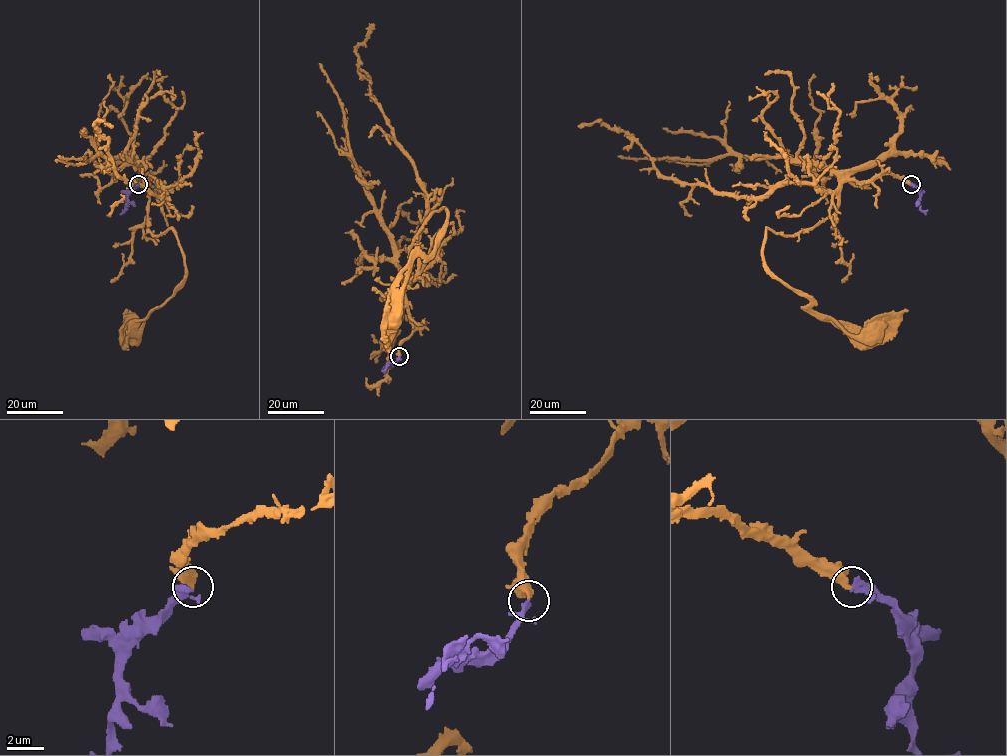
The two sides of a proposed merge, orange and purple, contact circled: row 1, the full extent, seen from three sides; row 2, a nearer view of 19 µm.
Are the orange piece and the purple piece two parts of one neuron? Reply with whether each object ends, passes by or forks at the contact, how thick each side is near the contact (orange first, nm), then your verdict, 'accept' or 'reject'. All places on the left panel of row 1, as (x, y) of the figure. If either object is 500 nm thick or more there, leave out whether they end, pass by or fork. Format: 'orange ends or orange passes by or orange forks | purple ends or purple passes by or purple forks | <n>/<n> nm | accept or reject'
orange ends | purple passes by | 340/220 nm | accept

